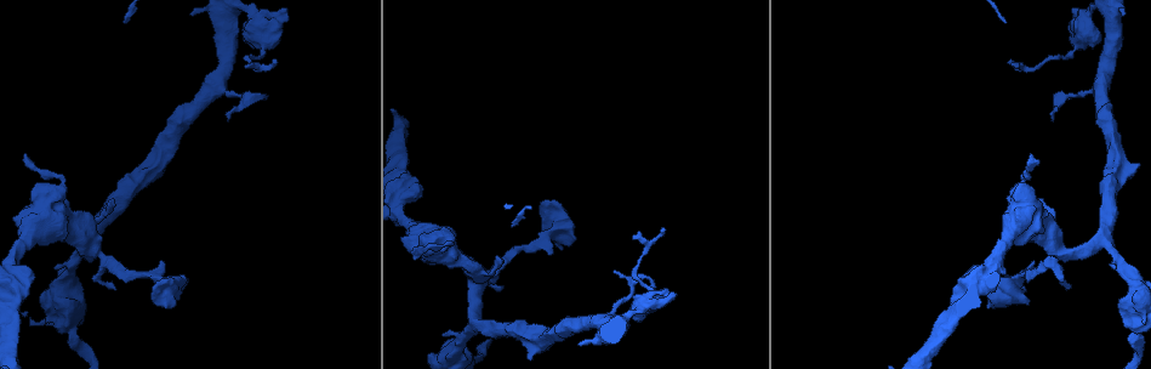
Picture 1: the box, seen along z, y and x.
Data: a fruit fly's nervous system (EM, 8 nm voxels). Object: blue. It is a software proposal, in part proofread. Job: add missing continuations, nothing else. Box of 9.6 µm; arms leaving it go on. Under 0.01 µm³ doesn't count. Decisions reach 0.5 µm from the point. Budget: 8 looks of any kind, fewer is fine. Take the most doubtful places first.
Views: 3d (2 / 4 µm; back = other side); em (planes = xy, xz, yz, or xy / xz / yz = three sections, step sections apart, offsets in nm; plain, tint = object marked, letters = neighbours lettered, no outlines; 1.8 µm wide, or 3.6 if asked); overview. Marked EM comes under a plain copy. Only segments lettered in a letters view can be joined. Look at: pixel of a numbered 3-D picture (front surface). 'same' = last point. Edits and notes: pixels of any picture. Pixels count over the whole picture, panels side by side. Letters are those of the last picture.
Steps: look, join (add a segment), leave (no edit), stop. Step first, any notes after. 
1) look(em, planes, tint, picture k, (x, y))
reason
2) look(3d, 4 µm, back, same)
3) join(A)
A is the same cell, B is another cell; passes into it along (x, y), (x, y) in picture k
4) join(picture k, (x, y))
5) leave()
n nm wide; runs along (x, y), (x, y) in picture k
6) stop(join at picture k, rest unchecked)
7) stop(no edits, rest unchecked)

look(em, xz, step 4, tint, picture 1, (41, 170))
sudden change in width

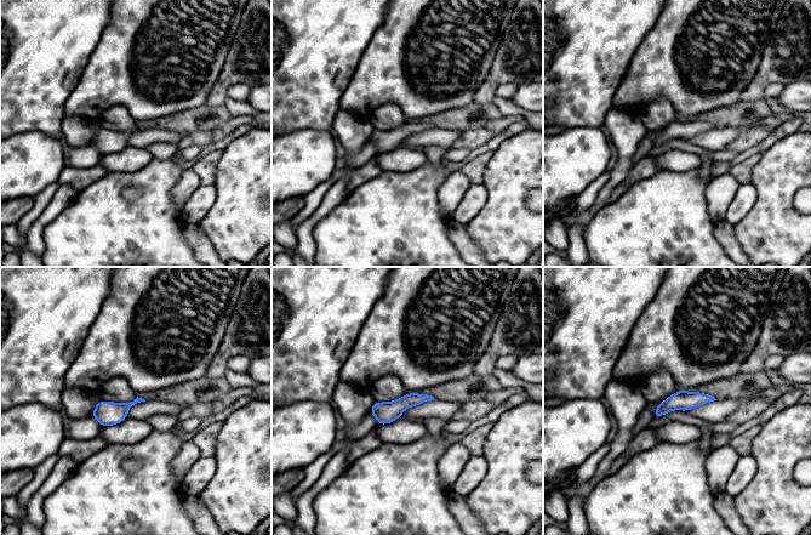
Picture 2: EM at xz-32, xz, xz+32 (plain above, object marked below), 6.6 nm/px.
look(em, planes, letters, same)
cut it another way

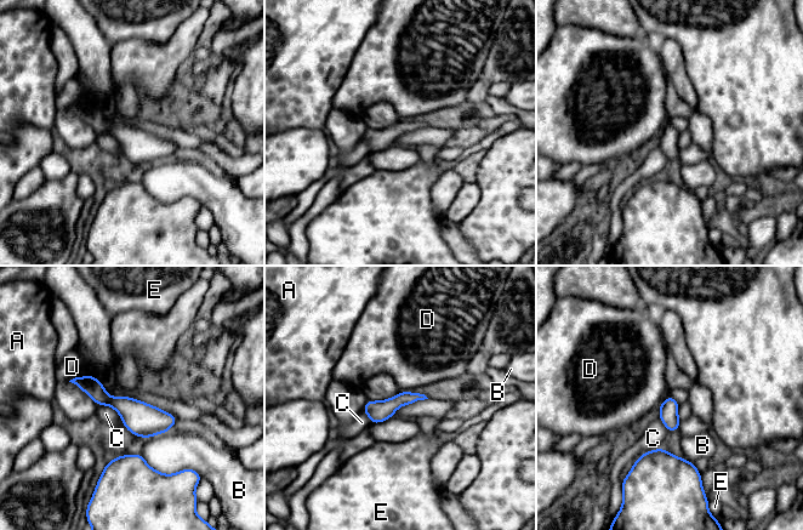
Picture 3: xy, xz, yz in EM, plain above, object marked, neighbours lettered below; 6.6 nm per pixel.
leave()
A, B, C, D and E are other cells; runs along (77, 381), (142, 420), (172, 420) in picture 3; no lettered segment goes on from it

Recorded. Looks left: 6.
look(3d, 4 µm, picture 1, (67, 321))
thin arm on a thick one

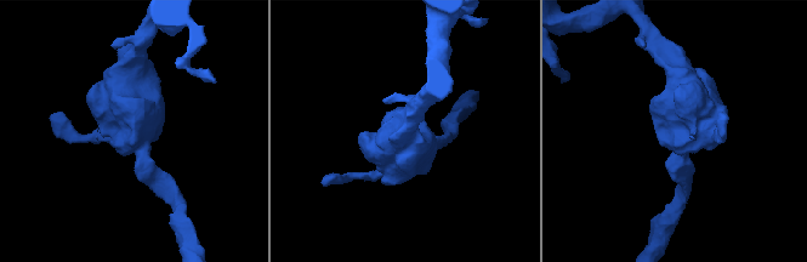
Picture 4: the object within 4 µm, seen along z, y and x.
look(em, 3.6 µm, planes, letters, picture 4, (678, 141))
3 arms

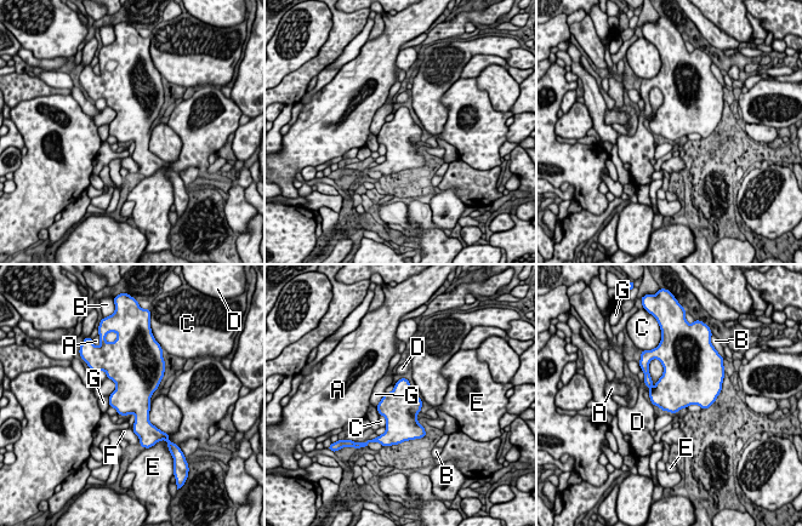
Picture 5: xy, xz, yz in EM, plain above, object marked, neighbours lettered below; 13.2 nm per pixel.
leave()
D touches over 300 nm; A, B, C, D, E, F and G are other cells; border along (379, 413), (385, 418), (385, 427) in picture 5; none of them fits

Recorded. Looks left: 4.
look(3d, 2 µm, picture 1, (1086, 18))
sudden change in width

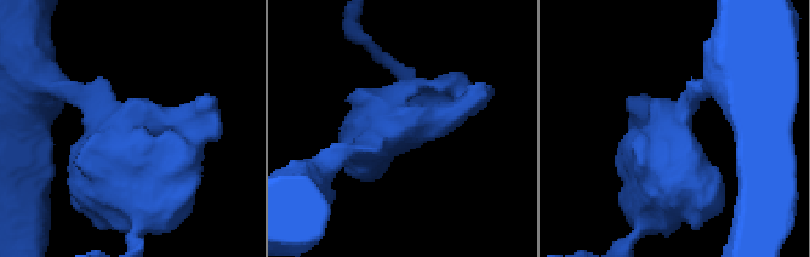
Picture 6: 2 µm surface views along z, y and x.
look(em, yz, step 4, tint, picture 6, (379, 134))
3 arms; arms of 200, 380, 400 nm; now the EM

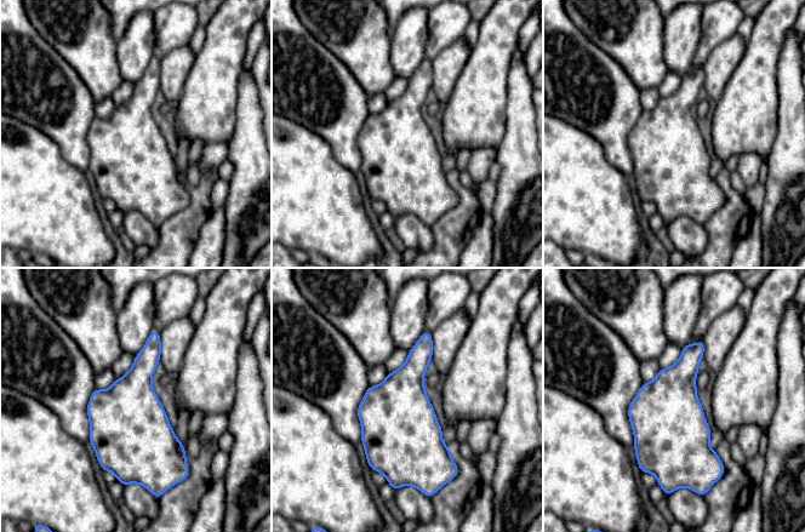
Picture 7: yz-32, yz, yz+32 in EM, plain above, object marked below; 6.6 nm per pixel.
look(em, yz, step 4, letters, same)

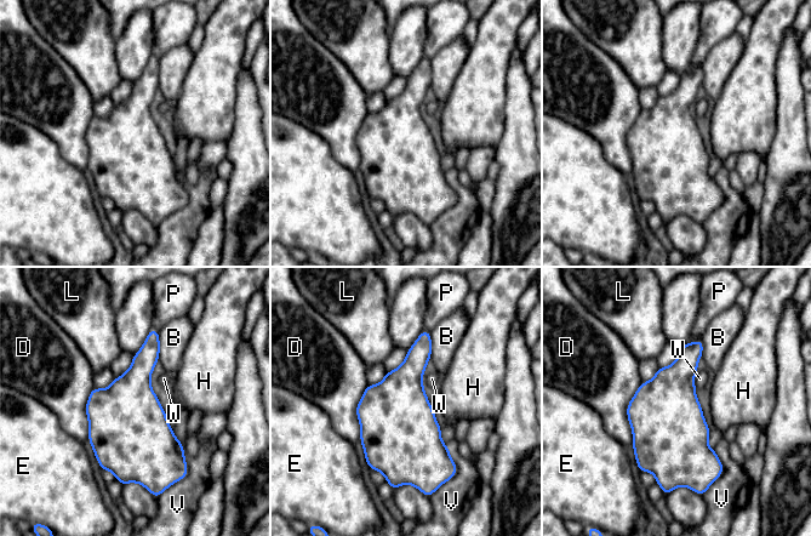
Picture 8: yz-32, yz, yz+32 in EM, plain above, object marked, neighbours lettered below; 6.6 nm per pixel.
leave()
480 nm wide; B, D, E, H, L, P, V and W are other cells; border along (697, 374), (694, 377), (695, 385) in picture 8; none of them fits

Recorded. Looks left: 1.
stop(no edits, rest unchecked)

